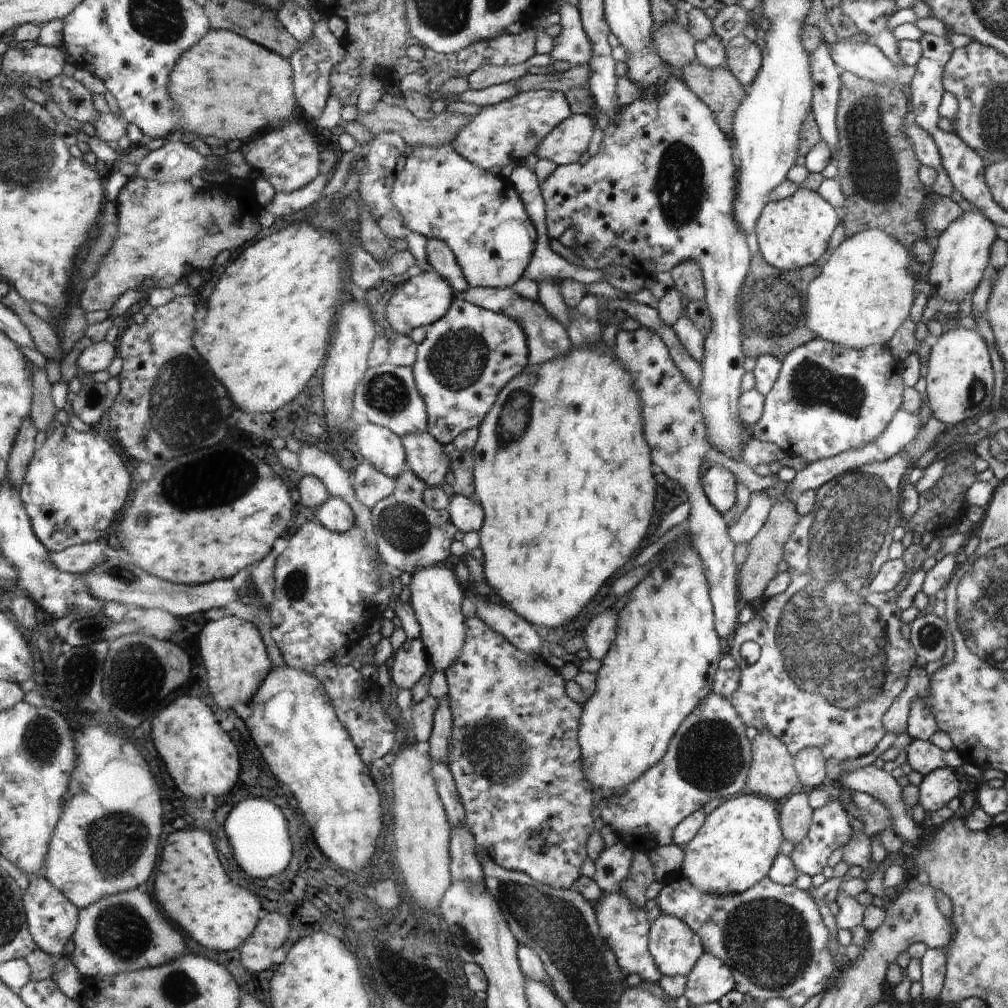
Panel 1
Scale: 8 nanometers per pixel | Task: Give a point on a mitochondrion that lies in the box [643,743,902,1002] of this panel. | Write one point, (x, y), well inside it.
(767, 939)

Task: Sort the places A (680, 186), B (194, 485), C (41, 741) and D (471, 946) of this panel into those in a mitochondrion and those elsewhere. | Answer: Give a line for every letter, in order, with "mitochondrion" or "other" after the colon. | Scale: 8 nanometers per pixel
A: mitochondrion
B: mitochondrion
C: mitochondrion
D: mitochondrion

